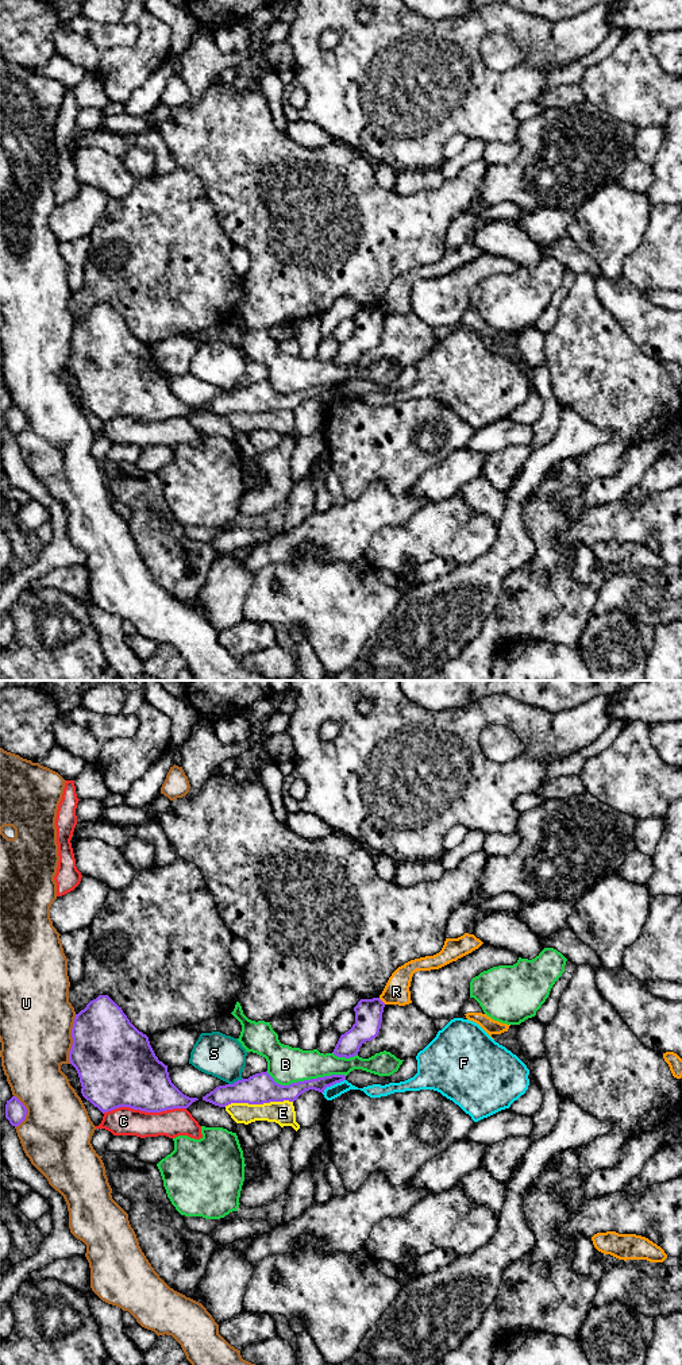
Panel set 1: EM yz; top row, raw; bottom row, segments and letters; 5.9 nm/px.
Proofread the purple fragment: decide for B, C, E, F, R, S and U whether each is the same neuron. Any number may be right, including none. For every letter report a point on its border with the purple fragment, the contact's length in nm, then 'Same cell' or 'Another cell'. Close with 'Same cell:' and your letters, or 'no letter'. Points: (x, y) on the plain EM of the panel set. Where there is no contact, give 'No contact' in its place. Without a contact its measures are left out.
B: Touches purple at yz (305, 389). Shared border 480 nm. Another cell
C: Touches purple at yz (143, 419). Shared border 500 nm. Another cell
E: Touches purple at yz (258, 412). Shared border 400 nm. Another cell
F: Touches purple at yz (332, 393). Shared border 170 nm. Another cell
R: Touches purple at yz (381, 309). Shared border 60 nm. Another cell
S: Touches purple at yz (235, 390). Shared border 100 nm. Another cell
U: Touches purple at yz (72, 346). Shared border 300 nm. Another cell
Same cell: no letter

